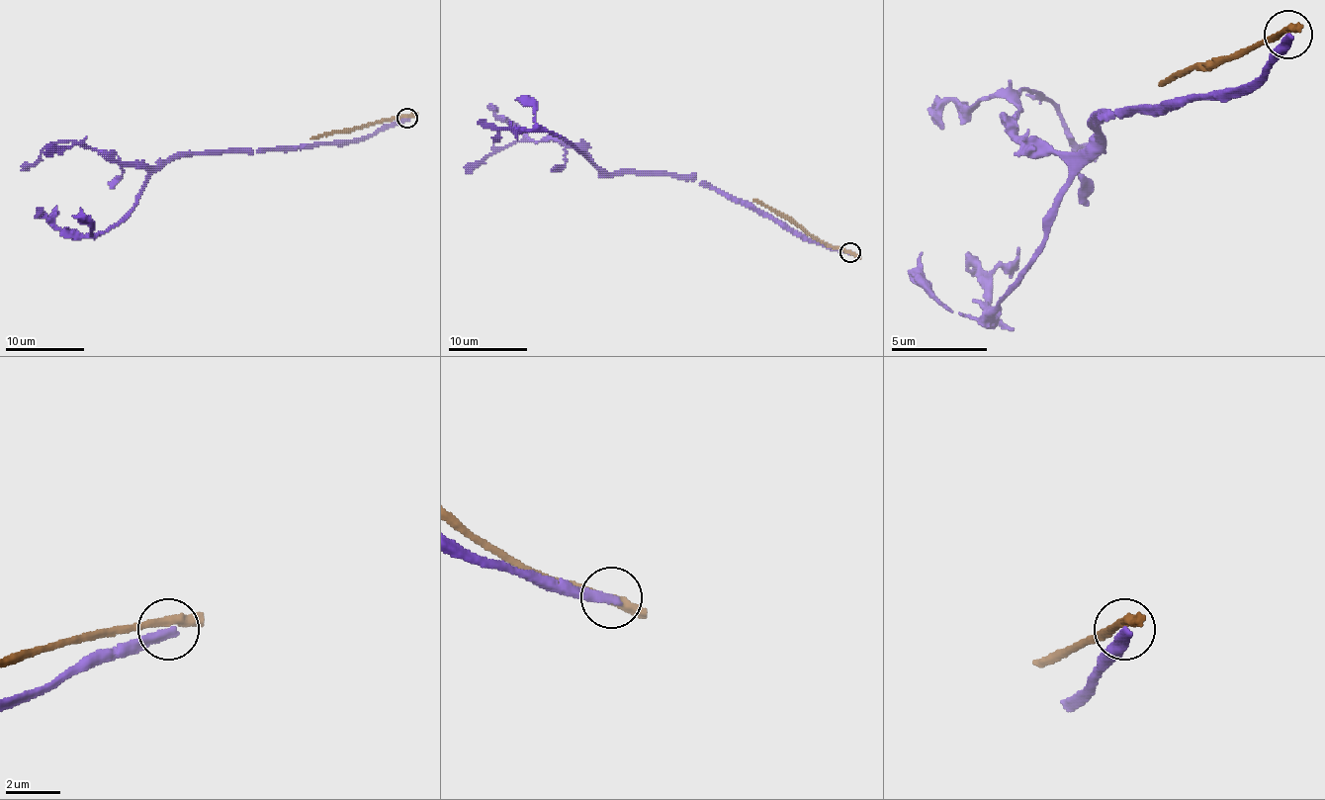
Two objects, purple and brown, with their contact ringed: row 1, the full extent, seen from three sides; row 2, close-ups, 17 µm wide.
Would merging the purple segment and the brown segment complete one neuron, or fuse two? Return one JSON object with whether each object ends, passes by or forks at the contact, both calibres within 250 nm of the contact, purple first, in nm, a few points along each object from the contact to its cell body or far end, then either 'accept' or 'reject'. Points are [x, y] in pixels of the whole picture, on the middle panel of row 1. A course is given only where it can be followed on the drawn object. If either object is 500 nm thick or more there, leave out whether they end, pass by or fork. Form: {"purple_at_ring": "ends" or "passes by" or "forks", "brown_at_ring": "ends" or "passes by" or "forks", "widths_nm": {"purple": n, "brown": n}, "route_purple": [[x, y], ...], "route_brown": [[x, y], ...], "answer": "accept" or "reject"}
{"purple_at_ring": "ends", "brown_at_ring": "passes by", "widths_nm": {"purple": 320, "brown": 320}, "route_purple": [[850, 252], [793, 234], [771, 219], [704, 187], [696, 179], [602, 173], [547, 130], [491, 130], [480, 120]], "route_brown": [[850, 252], [827, 246], [753, 199]], "answer": "reject"}

